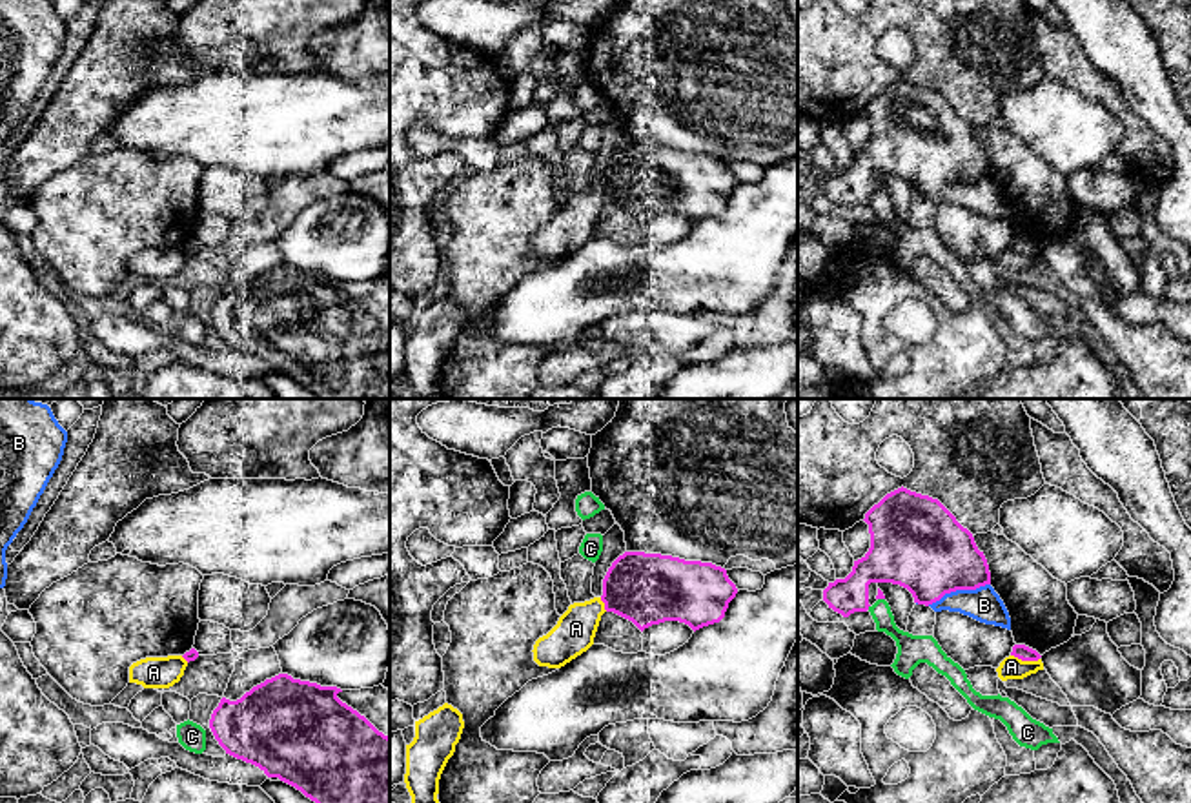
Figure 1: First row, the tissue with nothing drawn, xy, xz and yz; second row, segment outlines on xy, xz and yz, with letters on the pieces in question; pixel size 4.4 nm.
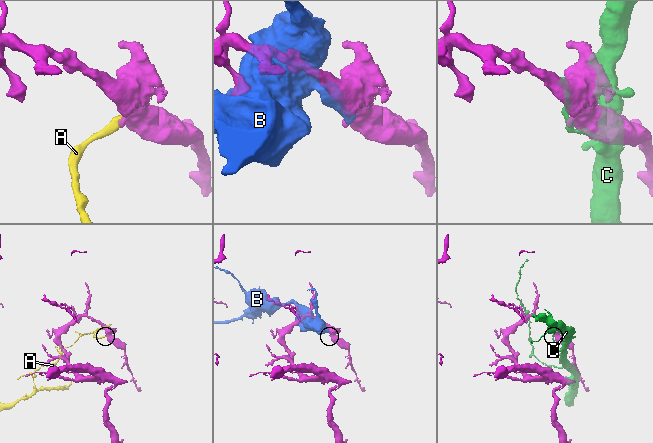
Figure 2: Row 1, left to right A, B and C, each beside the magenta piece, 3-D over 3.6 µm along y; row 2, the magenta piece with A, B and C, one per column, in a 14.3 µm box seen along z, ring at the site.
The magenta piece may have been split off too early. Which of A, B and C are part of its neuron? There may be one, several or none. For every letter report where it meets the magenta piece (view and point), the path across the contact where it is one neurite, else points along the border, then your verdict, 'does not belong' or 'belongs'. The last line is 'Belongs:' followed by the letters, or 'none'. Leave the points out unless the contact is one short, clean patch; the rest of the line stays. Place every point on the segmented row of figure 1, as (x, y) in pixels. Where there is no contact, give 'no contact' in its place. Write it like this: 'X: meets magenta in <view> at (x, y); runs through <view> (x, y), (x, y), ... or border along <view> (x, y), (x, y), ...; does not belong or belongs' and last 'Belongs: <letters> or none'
A: meets magenta in yz at (1026, 660); border along yz (1011, 654), (1022, 660), (1038, 660); does not belong
B: meets magenta in yz at (958, 589); does not belong
C: meets magenta in yz at (869, 605); does not belong
Belongs: none

